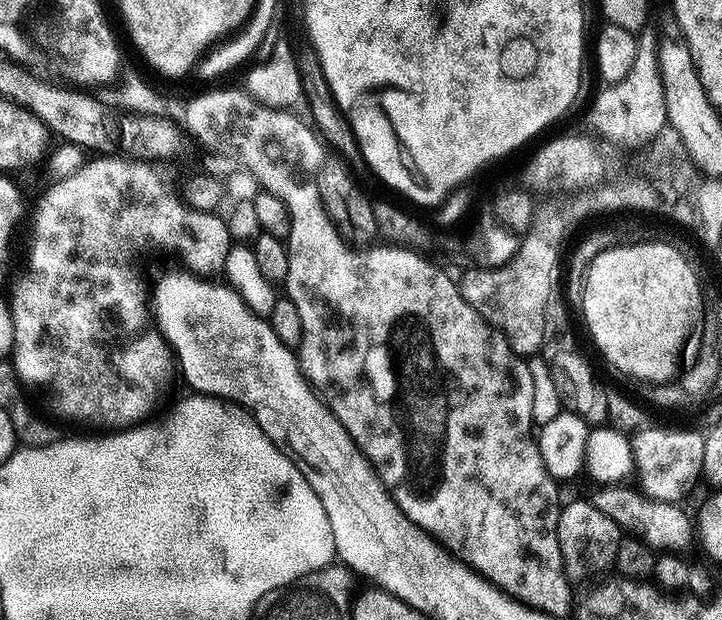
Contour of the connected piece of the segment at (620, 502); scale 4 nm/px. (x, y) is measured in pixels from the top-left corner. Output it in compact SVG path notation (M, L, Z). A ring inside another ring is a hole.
M623 483L610 484L599 489L594 496L594 503L610 522L620 527L621 533L629 537L641 540L647 548L651 548L657 554L687 554L694 548L694 541L698 532L694 527L694 520L688 517L688 512L679 503L670 500L655 500L644 495L639 487L624 488Z

